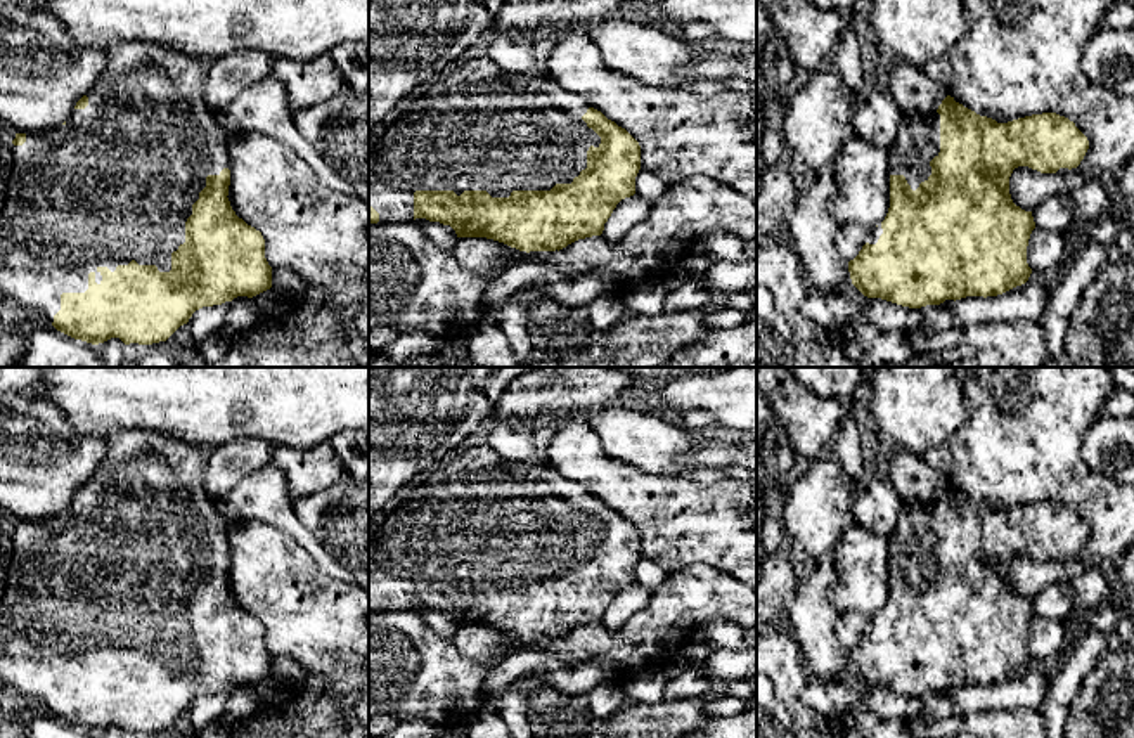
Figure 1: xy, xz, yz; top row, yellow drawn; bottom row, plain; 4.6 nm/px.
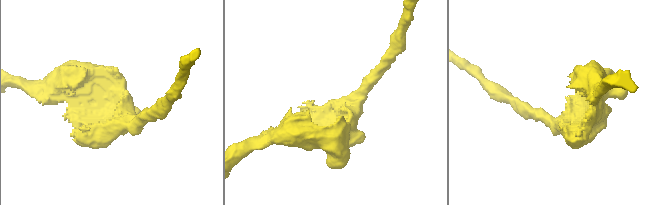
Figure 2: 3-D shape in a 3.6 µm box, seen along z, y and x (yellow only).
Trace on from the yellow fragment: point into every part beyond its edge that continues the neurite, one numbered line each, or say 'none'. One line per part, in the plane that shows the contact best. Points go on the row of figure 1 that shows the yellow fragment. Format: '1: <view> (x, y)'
1: xy (116, 182)

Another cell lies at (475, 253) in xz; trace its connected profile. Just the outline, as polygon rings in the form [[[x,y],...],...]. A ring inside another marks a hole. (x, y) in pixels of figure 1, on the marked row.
[[[694,175],[667,185],[651,203],[649,217],[618,243],[601,234],[559,251],[526,253],[486,237],[457,237],[452,251],[462,267],[478,274],[488,272],[506,253],[514,265],[535,262],[568,274],[604,270],[622,296],[637,288],[665,284],[686,263],[691,243],[710,232],[755,239],[757,203],[708,175]]]

